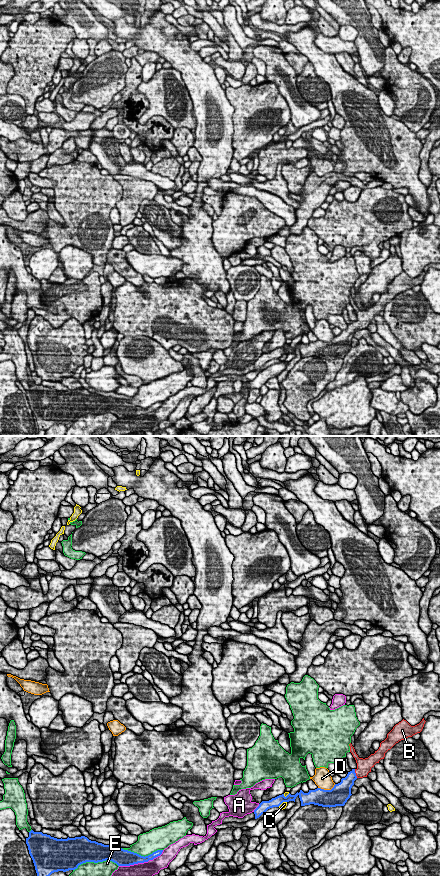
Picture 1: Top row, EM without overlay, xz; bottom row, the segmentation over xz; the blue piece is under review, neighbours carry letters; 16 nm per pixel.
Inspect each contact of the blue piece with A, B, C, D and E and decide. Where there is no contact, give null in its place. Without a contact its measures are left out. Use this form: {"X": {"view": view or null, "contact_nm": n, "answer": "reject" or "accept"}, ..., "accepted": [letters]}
{"A": {"view": "xz", "contact_nm": 750, "answer": "reject"}, "B": {"view": "xz", "contact_nm": 150, "answer": "accept"}, "C": {"view": "xz", "contact_nm": 170, "answer": "reject"}, "D": {"view": "xz", "contact_nm": 300, "answer": "reject"}, "E": {"view": "xz", "contact_nm": 750, "answer": "reject"}, "accepted": ["B"]}

